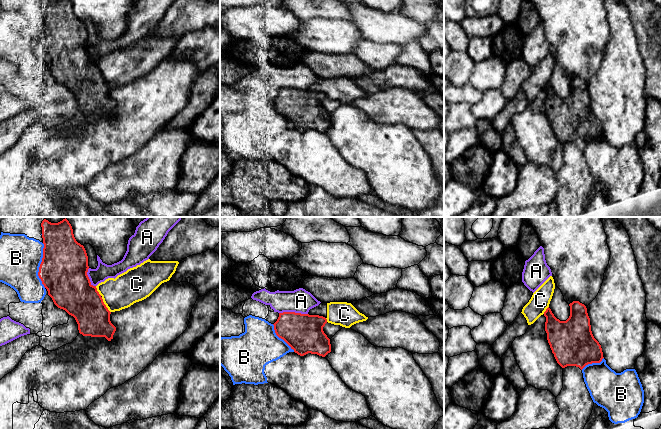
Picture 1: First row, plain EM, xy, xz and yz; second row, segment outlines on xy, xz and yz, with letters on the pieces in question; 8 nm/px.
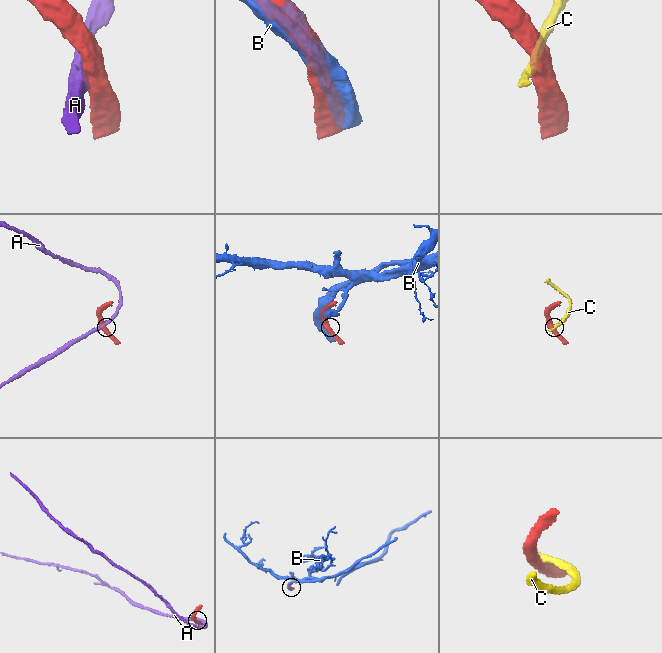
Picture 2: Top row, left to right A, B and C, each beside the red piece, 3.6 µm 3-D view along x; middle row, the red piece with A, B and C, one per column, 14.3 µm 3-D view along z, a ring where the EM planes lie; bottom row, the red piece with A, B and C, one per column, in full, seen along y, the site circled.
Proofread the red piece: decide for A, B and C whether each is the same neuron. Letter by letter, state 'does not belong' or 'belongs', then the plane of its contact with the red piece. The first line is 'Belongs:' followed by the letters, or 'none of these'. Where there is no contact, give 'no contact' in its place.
Belongs: none of these
A: does not belong; contact in xz
B: does not belong; contact in xy
C: does not belong; contact in xy

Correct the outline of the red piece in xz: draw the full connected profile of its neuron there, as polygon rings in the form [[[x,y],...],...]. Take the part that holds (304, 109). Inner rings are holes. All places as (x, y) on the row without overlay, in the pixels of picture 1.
[[[283,88],[273,101],[276,111],[298,131],[311,129],[325,133],[331,128],[330,115],[323,107],[326,99],[323,92]]]

